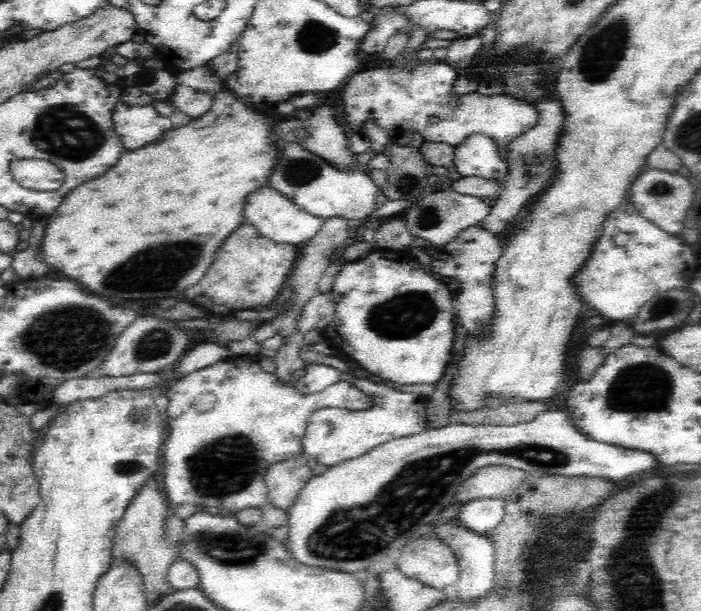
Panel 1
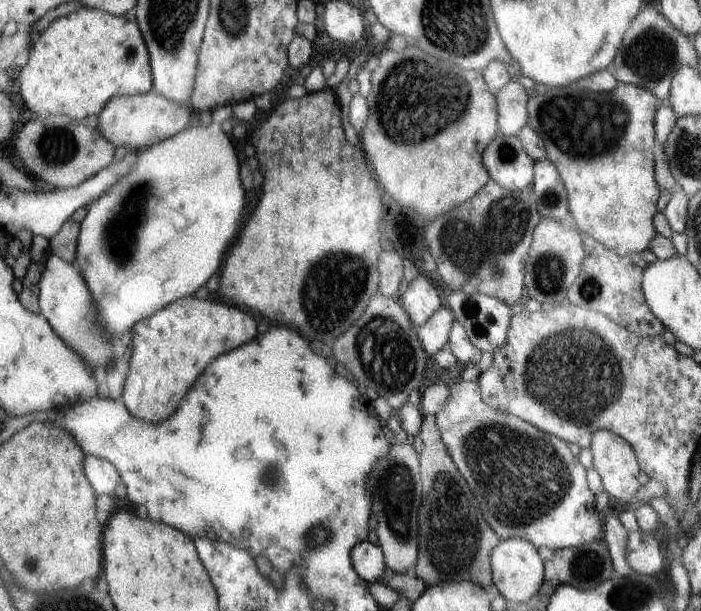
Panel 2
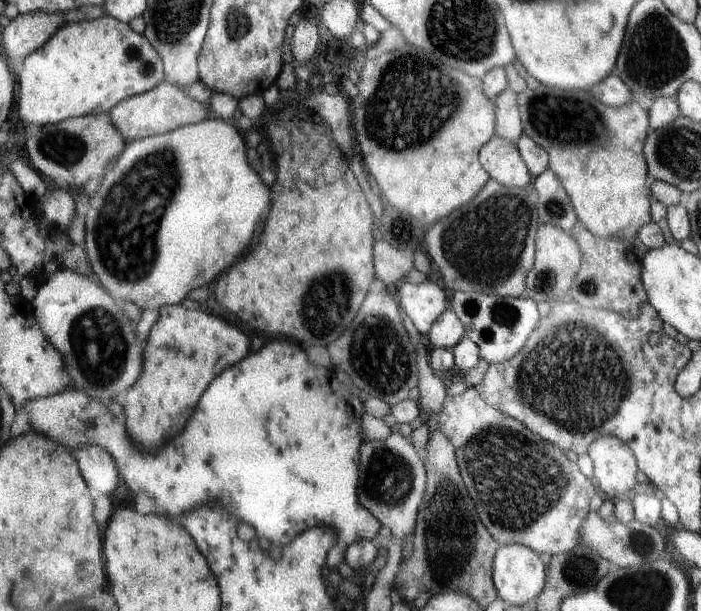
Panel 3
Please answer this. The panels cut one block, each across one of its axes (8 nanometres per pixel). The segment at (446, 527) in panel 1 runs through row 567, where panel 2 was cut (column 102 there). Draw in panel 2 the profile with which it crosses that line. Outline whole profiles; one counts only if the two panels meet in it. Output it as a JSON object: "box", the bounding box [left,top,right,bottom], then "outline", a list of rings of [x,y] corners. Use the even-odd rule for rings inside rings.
{"box":[84,455,121,494],"outline":[[[95,455],[85,456],[84,474],[97,494],[115,494],[115,488],[121,479],[120,471],[113,463]]]}

